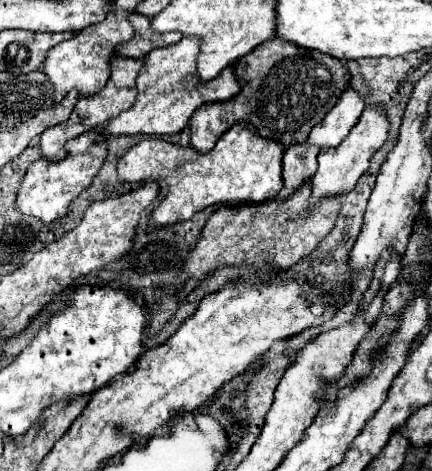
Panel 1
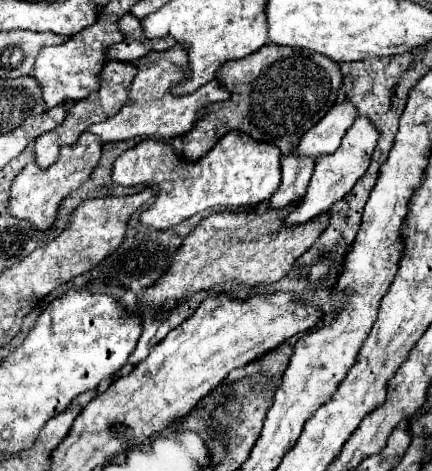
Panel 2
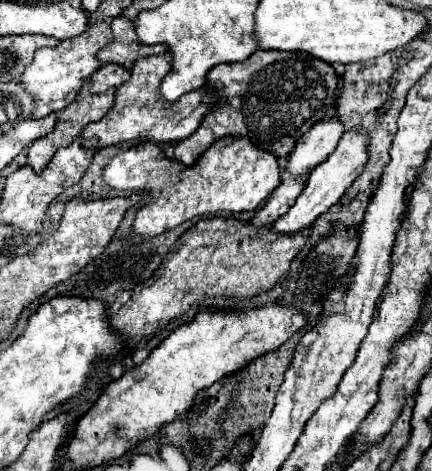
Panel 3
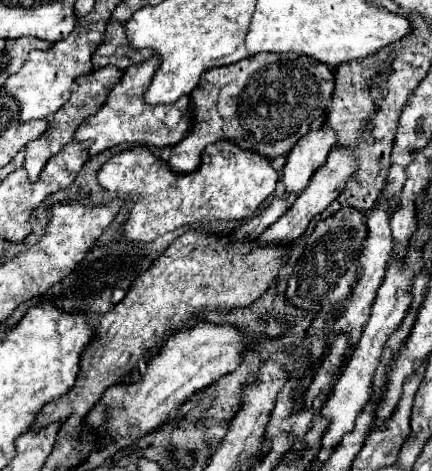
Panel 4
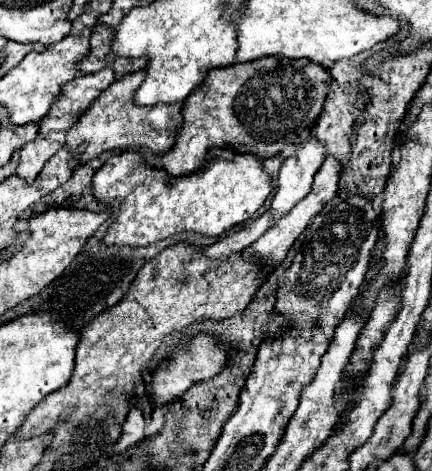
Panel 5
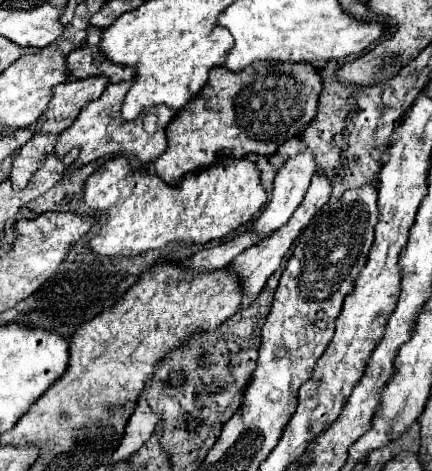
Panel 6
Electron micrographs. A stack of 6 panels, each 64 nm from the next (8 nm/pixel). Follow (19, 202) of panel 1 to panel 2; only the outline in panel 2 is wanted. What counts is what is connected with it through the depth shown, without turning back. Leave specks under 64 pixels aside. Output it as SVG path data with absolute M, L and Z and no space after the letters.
M84 132L74 144L70 146L62 146L60 150L60 158L58 162L54 162L52 166L48 166L46 170L40 170L34 162L28 164L14 180L12 180L12 188L10 188L10 198L8 198L8 214L28 220L30 224L34 224L38 230L46 230L52 226L52 222L56 220L58 214L58 204L62 202L64 196L68 196L72 190L76 190L82 182L88 180L88 176L92 174L94 166L100 160L100 152L102 152L102 142L96 134Z

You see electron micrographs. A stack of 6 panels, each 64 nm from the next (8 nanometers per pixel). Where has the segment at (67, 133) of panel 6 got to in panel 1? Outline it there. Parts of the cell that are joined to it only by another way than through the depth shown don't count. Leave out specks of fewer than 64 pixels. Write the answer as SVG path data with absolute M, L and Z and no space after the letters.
M184 36L178 44L152 50L144 58L144 66L138 74L136 88L138 96L136 102L120 112L116 118L108 120L106 126L96 128L104 138L108 136L134 136L134 134L154 134L154 136L172 136L182 132L194 110L198 110L202 104L208 102L222 102L230 100L238 94L238 82L232 72L232 68L224 68L216 80L210 80L208 84L200 84L200 78L196 76L196 56L198 56L198 38L196 36Z

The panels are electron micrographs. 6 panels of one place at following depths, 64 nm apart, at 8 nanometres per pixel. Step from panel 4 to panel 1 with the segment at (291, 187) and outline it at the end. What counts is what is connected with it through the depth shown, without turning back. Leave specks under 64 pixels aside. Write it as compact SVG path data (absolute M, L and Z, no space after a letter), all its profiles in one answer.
M348 88L338 100L338 104L324 116L324 120L312 128L306 144L318 146L320 150L336 148L348 136L350 128L358 122L362 110L364 100L354 90Z

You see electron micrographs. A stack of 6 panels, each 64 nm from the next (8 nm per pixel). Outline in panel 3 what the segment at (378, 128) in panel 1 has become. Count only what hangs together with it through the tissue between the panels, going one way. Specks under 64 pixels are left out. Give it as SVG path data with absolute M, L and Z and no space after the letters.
M346 132L336 150L320 164L316 166L310 176L308 176L308 182L306 182L306 188L304 192L298 196L298 200L294 202L294 206L284 214L280 216L280 220L276 220L272 224L272 230L276 234L298 234L302 232L304 228L310 228L310 224L320 216L324 214L332 204L336 204L342 194L348 190L348 186L356 180L356 176L364 170L364 164L368 160L366 156L366 146L368 146L368 138L362 136L362 134L354 134L354 132Z

